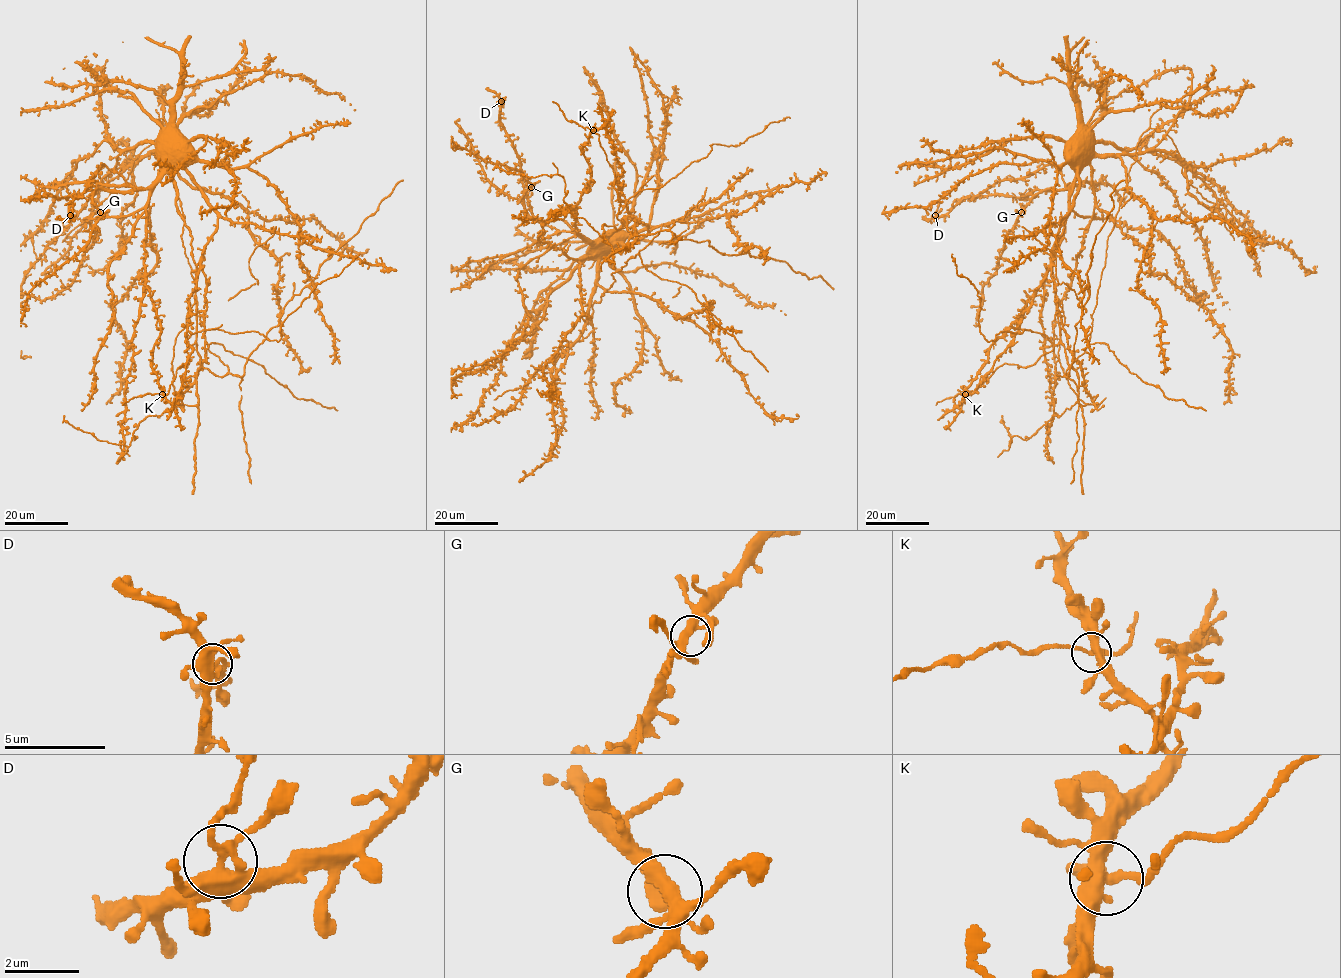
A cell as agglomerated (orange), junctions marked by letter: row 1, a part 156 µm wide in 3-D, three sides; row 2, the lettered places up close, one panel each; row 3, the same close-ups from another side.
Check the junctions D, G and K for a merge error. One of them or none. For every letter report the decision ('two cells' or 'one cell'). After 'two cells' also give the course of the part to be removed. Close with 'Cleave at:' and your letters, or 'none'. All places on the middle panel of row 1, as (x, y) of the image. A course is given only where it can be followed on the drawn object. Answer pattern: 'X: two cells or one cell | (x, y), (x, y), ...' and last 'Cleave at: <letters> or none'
D: one cell
G: one cell
K: one cell
Cleave at: none

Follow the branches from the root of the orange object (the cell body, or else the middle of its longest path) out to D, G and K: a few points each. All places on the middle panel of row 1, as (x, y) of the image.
D: (616, 230), (599, 242), (587, 242), (578, 233), (560, 232), (534, 217), (520, 160), (500, 121), (501, 101)
G: (616, 230), (599, 242), (587, 242), (561, 220), (533, 219), (523, 200), (523, 194), (531, 186)
K: (616, 230), (630, 214), (619, 198), (617, 180), (622, 168), (606, 127), (593, 130)

